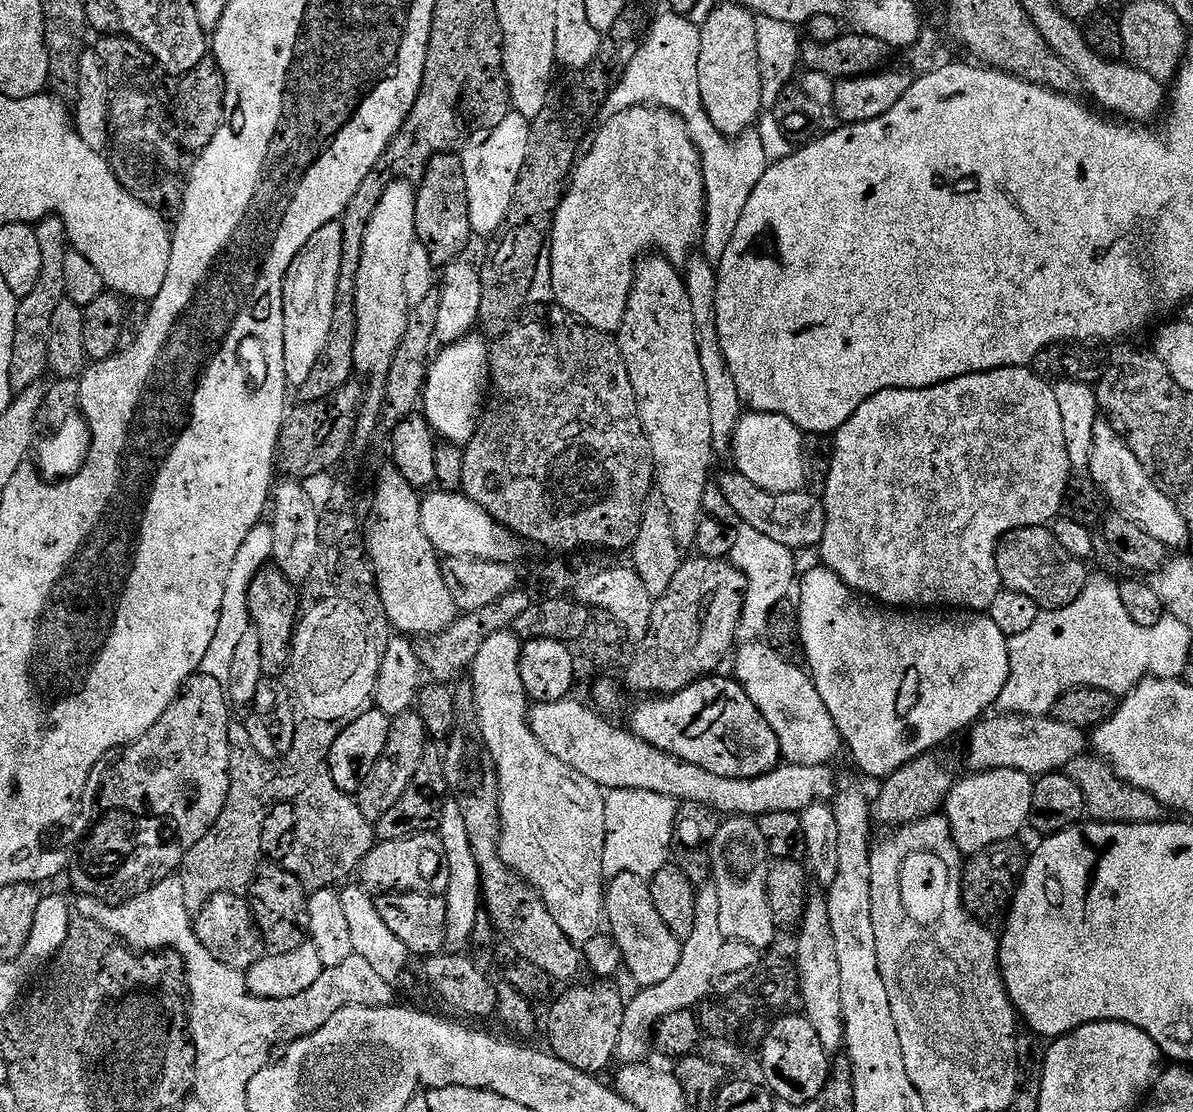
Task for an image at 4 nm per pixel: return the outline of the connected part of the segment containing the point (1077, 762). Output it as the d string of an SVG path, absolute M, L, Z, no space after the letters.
M1078 754L1068 763L1066 775L1073 780L1085 798L1086 812L1093 821L1106 824L1159 824L1166 809L1146 790L1128 784L1109 764L1095 755Z

